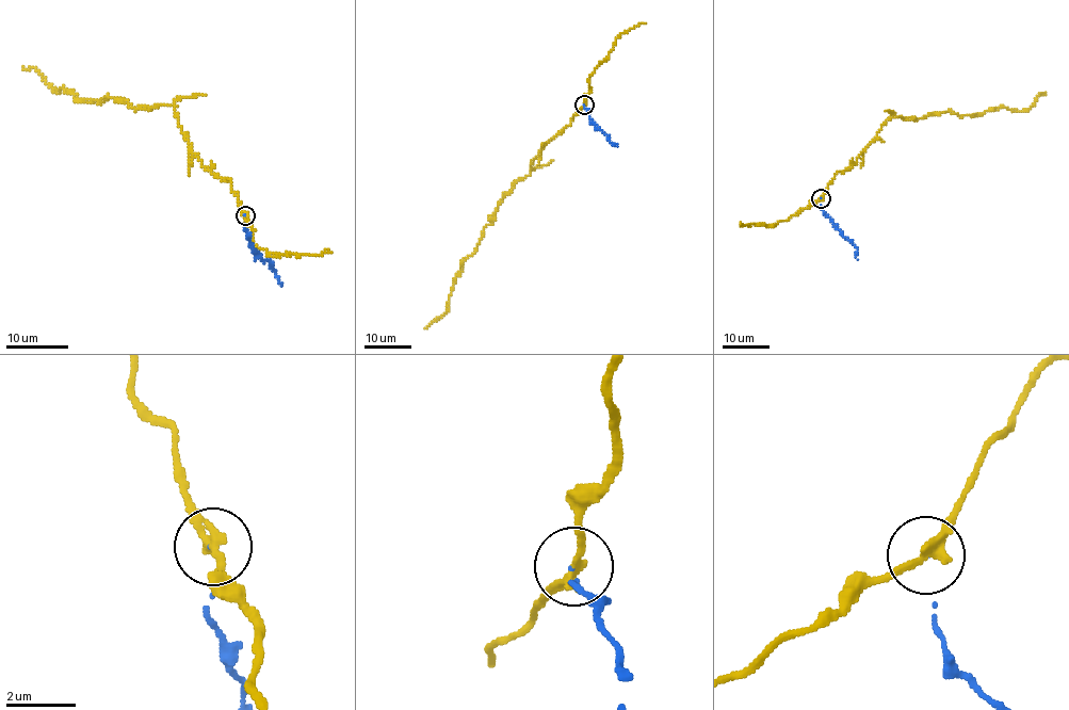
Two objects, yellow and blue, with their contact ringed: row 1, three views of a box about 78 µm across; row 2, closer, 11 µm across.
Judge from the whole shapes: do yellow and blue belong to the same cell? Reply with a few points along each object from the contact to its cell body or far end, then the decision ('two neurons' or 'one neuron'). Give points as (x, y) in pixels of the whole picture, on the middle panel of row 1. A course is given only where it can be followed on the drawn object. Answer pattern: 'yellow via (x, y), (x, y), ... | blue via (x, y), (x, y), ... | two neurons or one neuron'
yellow via (584, 105), (545, 145), (529, 175), (503, 197), (476, 249), (462, 260), (455, 275), (448, 310), (425, 328) | blue via (584, 105), (590, 120), (613, 145), (618, 146) | two neurons

